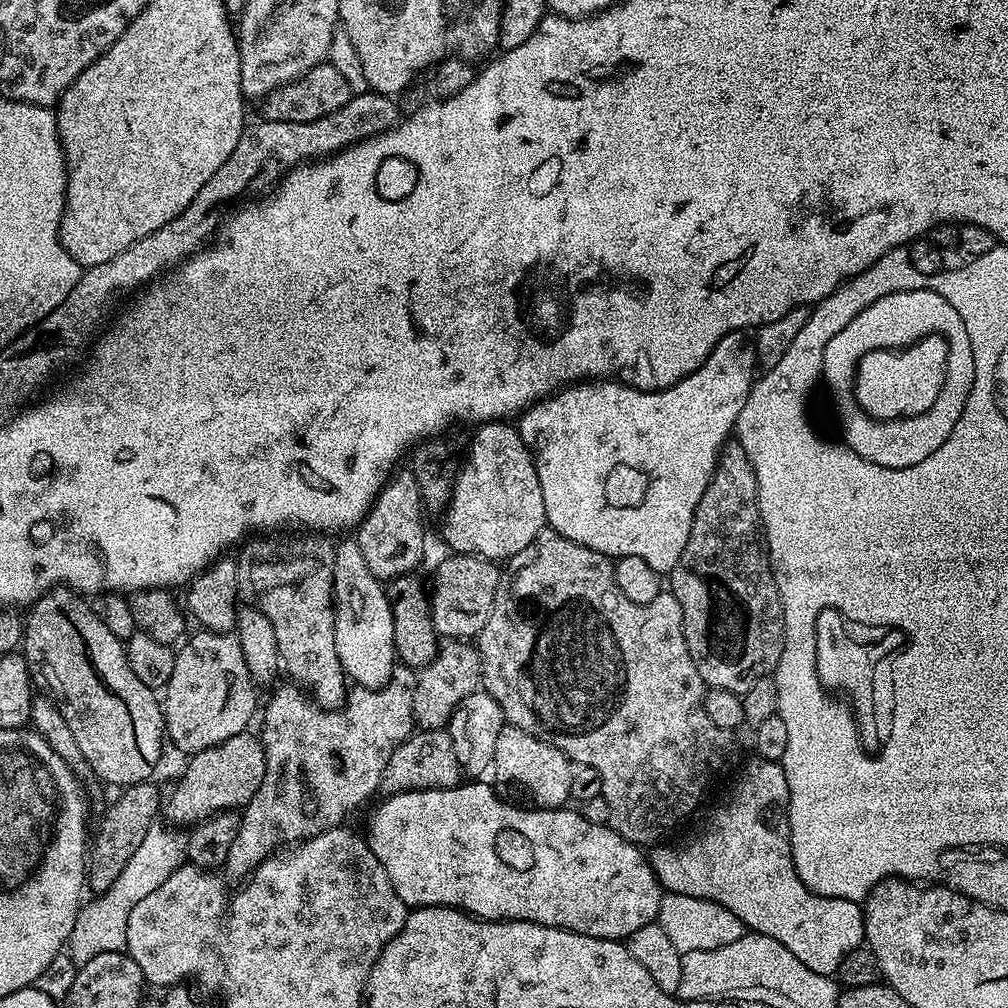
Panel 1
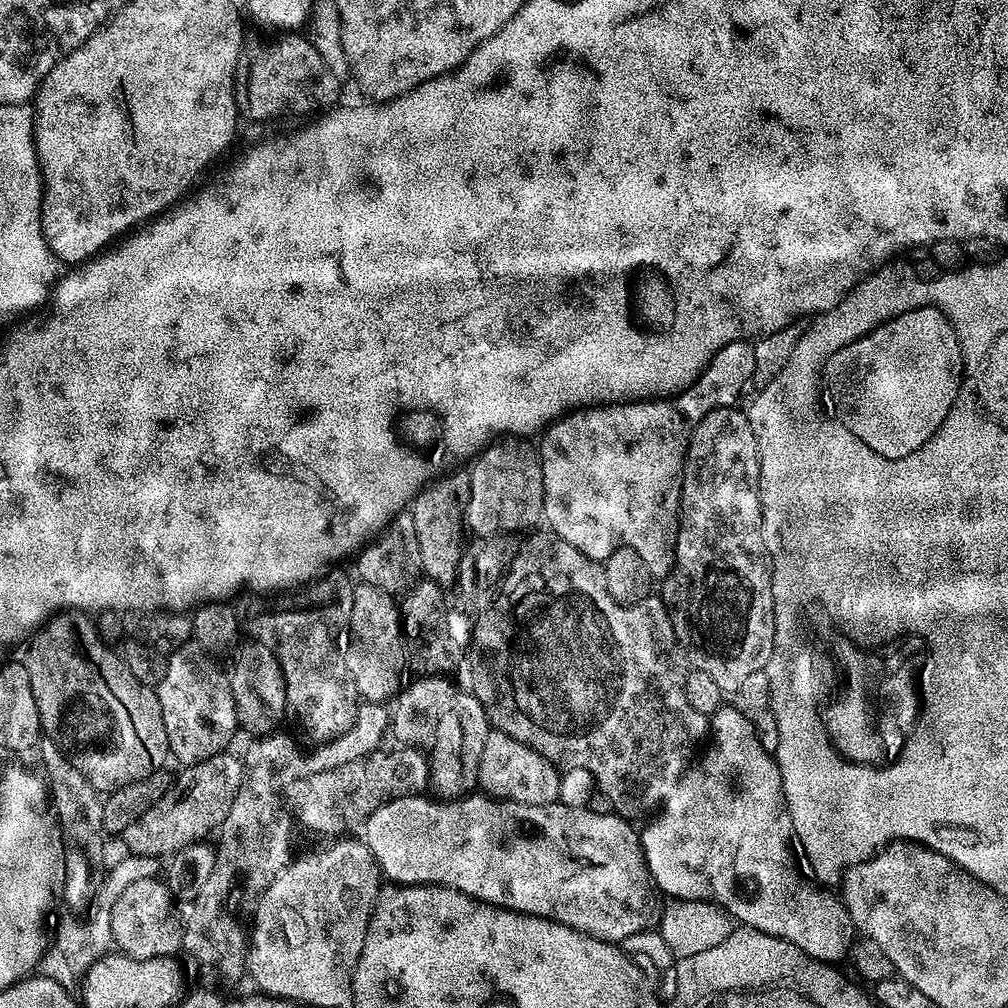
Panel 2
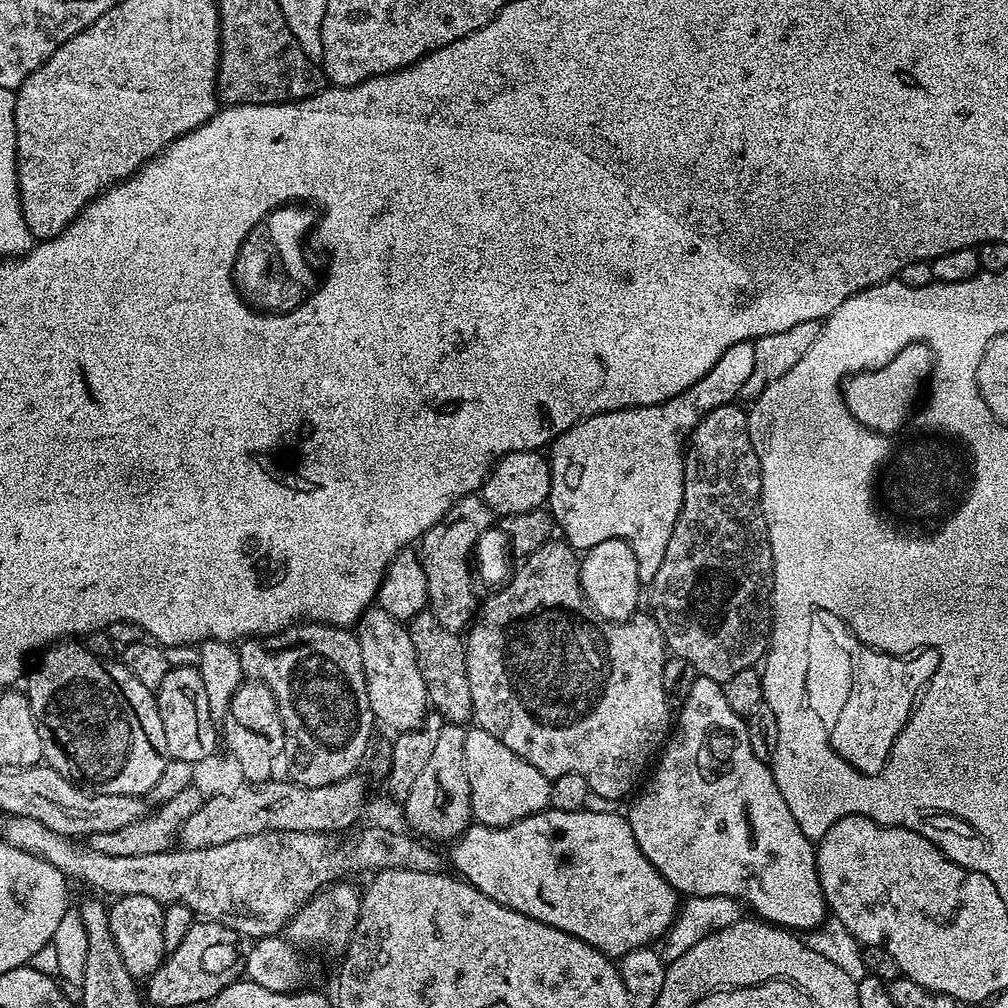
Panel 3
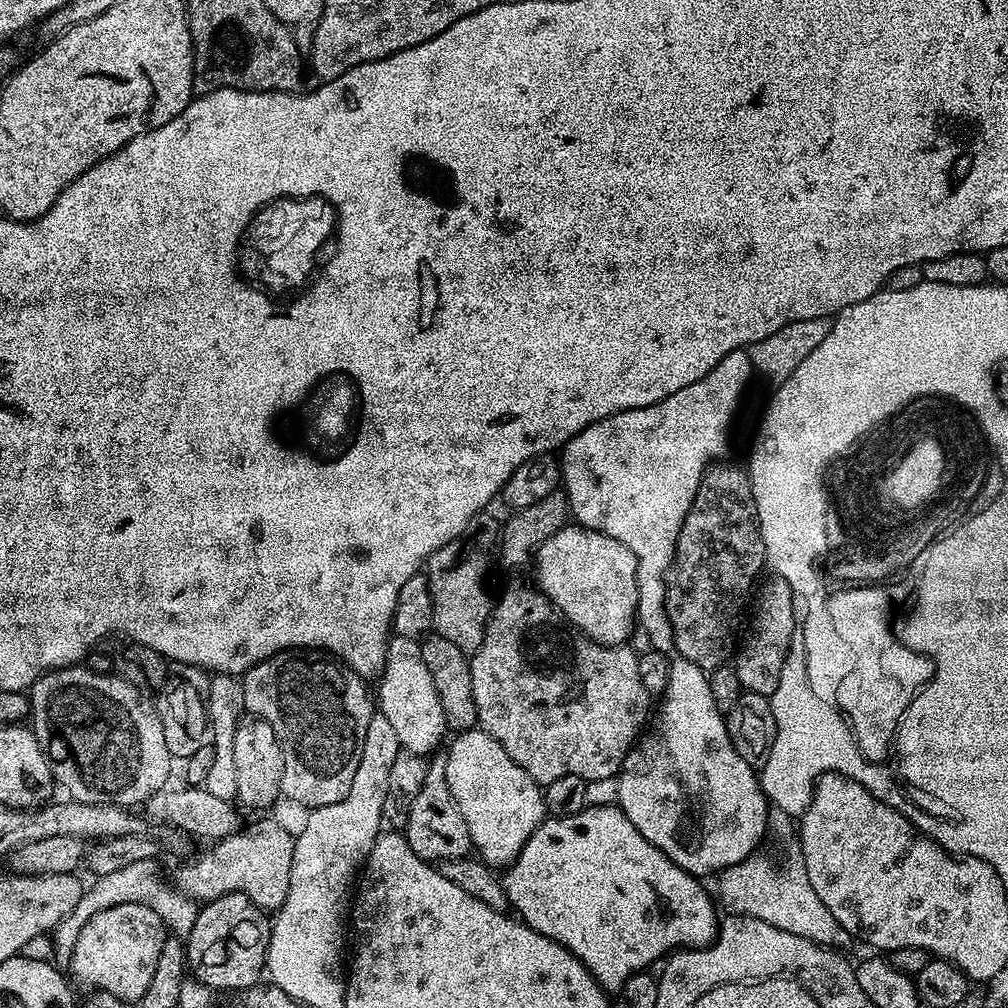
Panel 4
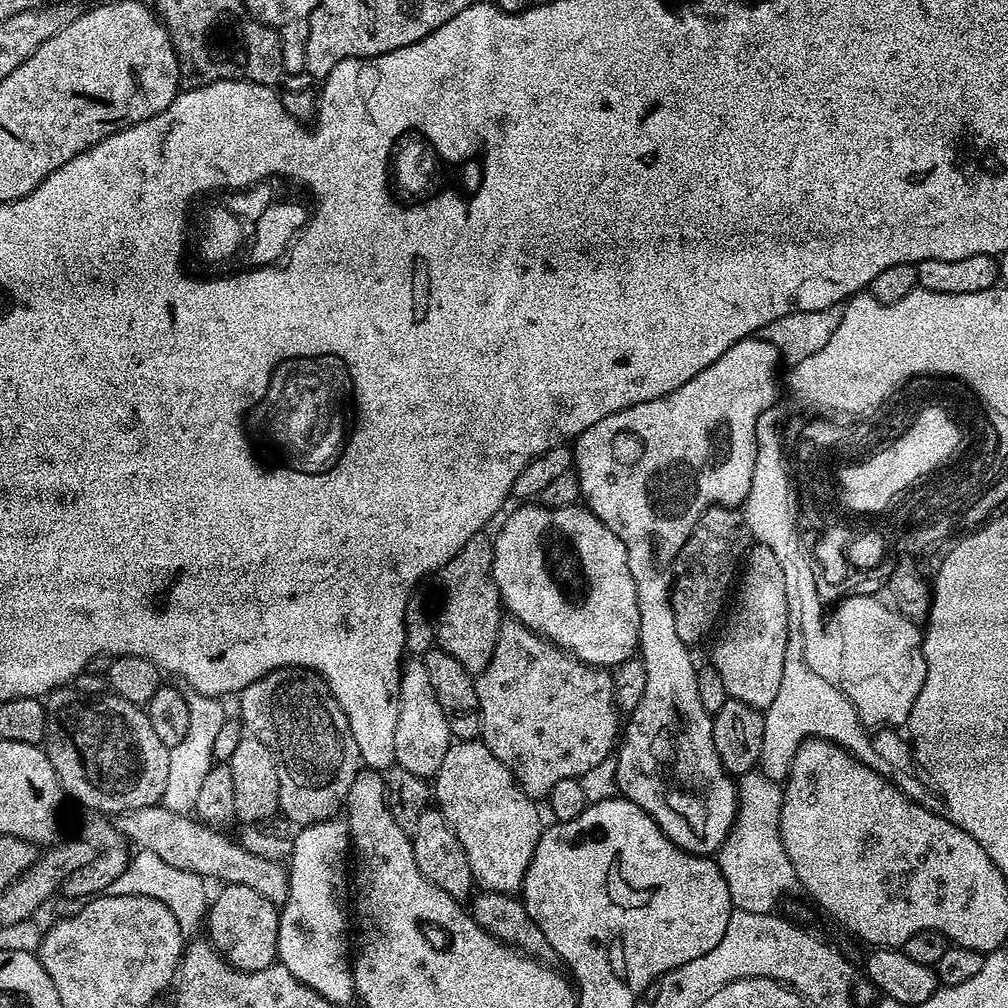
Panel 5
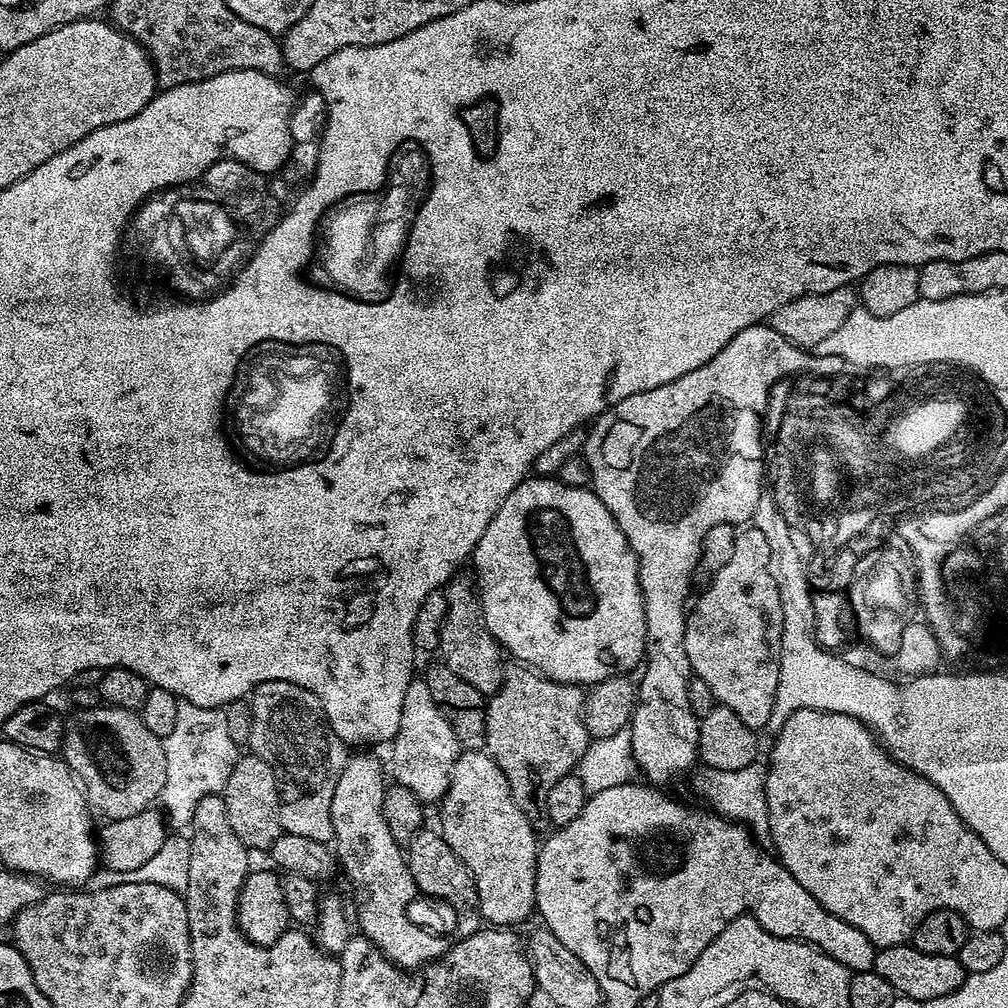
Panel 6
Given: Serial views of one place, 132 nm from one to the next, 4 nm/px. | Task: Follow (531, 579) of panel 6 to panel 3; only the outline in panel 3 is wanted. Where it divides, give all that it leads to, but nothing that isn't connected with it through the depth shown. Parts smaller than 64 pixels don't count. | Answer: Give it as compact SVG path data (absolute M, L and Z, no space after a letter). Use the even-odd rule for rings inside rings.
M607 540L587 549L580 560L580 589L588 605L604 620L631 620L637 615L642 591L632 547L624 540Z

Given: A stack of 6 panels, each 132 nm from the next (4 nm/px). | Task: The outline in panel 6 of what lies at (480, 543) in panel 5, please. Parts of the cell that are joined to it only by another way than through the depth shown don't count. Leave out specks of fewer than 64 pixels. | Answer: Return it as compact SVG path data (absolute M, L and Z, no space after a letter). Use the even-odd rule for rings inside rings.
M457 574L448 581L446 595L448 597L448 609L446 610L446 622L442 626L440 635L439 659L458 678L470 682L474 690L481 692L485 698L493 696L504 685L504 673L506 671L505 653L500 643L490 634L486 626L486 618L482 614L480 605L480 593L471 575Z

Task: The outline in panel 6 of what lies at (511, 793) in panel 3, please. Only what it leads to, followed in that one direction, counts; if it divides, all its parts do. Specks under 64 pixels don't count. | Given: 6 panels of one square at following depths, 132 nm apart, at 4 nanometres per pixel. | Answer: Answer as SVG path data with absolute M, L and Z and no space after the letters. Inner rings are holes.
M464 750L454 762L450 786L443 800L439 801L440 825L438 831L446 846L458 854L458 858L470 870L474 886L478 890L481 917L492 926L516 926L528 915L533 915L536 906L536 853L538 851L537 829L531 820L522 814L518 802L510 794L506 774L484 750Z

